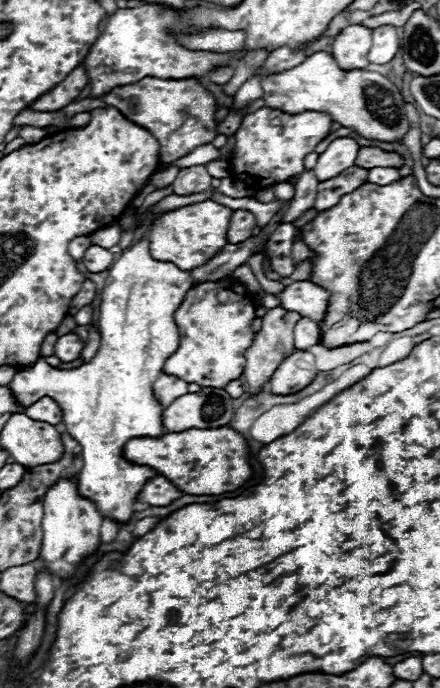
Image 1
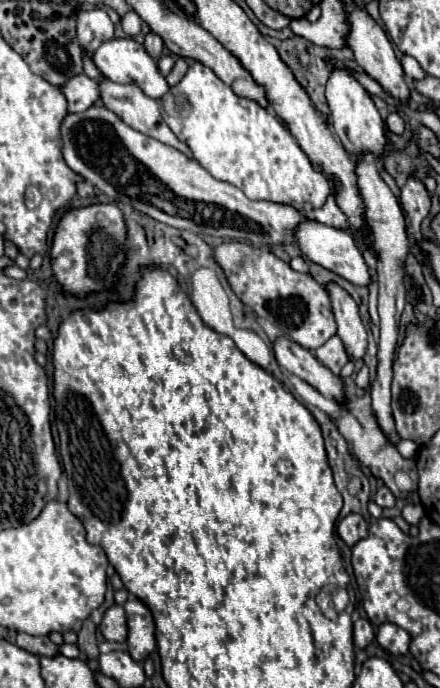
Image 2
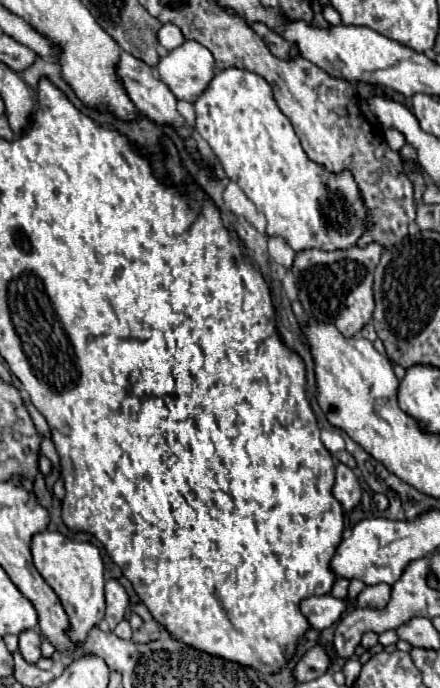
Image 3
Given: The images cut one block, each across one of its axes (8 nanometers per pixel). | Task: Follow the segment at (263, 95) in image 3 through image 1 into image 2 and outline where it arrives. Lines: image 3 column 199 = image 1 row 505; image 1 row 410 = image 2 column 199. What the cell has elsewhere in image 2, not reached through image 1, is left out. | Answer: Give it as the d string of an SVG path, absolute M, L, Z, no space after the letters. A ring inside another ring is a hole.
M192 62L180 84L172 86L162 98L162 116L170 130L178 136L178 140L190 148L192 156L200 160L200 164L216 180L234 184L250 200L270 200L278 204L290 204L302 212L312 212L320 208L326 202L328 192L332 192L326 176L314 168L314 164L298 146L296 138L272 112L256 108L252 100L240 100L240 96L236 96L232 88L228 88L210 68L200 62Z

